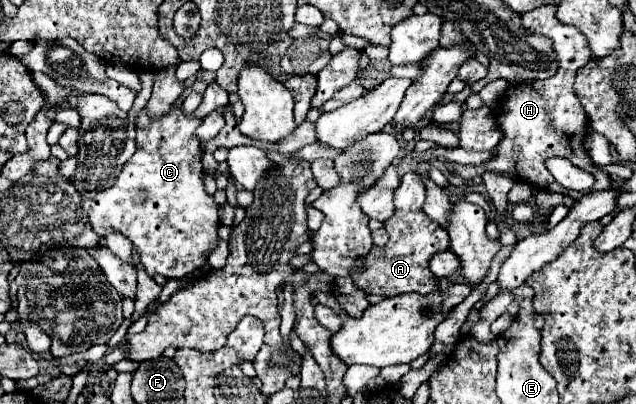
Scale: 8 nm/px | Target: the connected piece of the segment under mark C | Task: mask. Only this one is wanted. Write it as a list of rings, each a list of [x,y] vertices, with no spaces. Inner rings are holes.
[[[173,105],[159,119],[149,117],[147,109],[137,113],[137,151],[123,165],[113,187],[101,191],[97,197],[83,201],[81,207],[89,215],[93,231],[105,239],[111,231],[119,231],[127,237],[141,255],[141,265],[147,275],[163,275],[167,279],[181,279],[187,273],[205,265],[205,257],[217,247],[217,227],[219,227],[219,207],[203,189],[203,167],[201,167],[201,143],[195,129],[203,119],[195,113],[183,113],[181,105]]]

